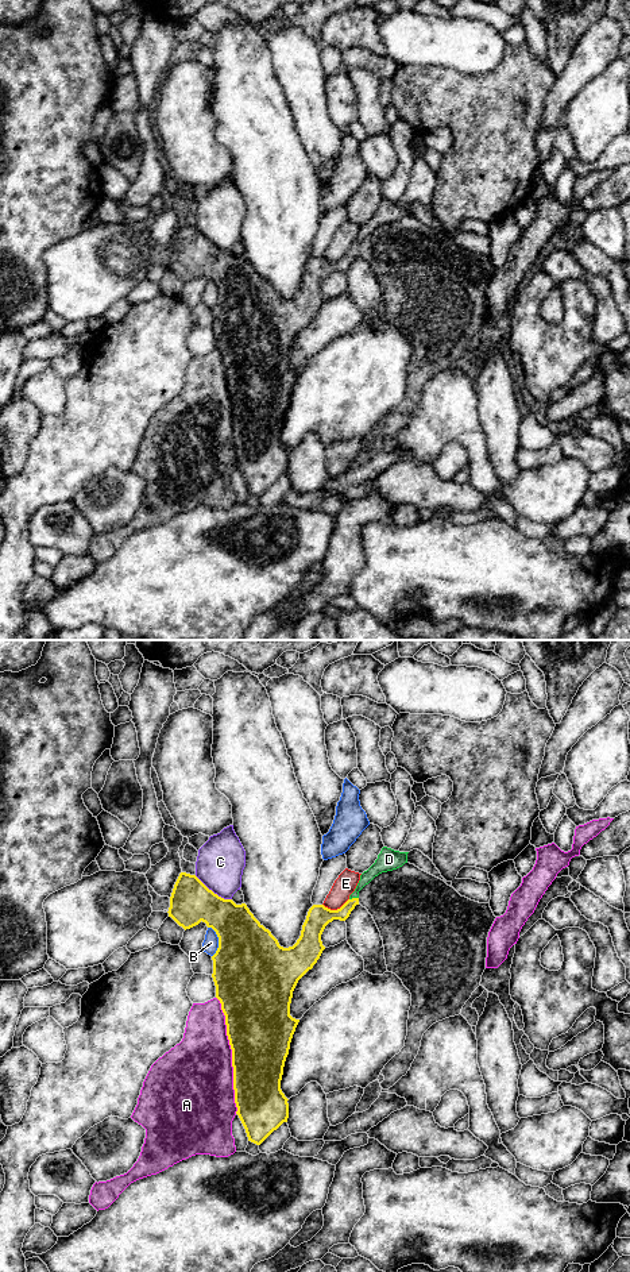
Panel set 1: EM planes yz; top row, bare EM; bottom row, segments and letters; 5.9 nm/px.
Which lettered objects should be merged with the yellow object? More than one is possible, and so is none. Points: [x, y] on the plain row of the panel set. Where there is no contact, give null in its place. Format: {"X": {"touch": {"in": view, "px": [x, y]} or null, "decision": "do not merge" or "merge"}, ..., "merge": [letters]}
{"A": {"touch": {"in": "yz", "px": [232, 407]}, "decision": "do not merge"}, "B": {"touch": {"in": "yz", "px": [219, 293]}, "decision": "do not merge"}, "C": {"touch": {"in": "yz", "px": [212, 243]}, "decision": "do not merge"}, "D": {"touch": {"in": "yz", "px": [354, 250]}, "decision": "merge"}, "E": {"touch": {"in": "yz", "px": [335, 262]}, "decision": "do not merge"}, "merge": ["D"]}

